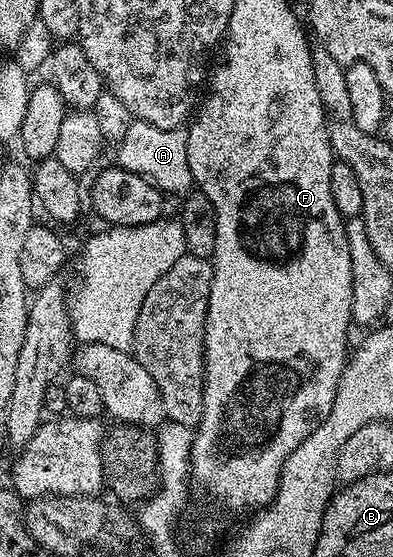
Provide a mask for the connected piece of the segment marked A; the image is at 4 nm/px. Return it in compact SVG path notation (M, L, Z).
M133 120L130 121L127 132L121 137L116 150L115 162L118 167L137 173L166 195L184 196L194 189L191 164L187 164L187 133L184 129L155 128L146 122Z

